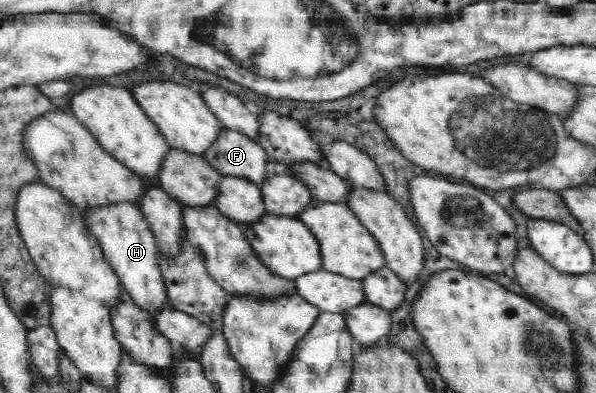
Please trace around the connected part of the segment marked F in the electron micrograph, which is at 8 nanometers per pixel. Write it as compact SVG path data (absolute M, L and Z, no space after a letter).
M222 128L219 131L217 141L211 145L210 149L205 151L204 158L222 177L243 178L243 180L249 180L257 186L280 172L279 164L270 159L269 154L261 144L253 141L249 136L232 129Z

